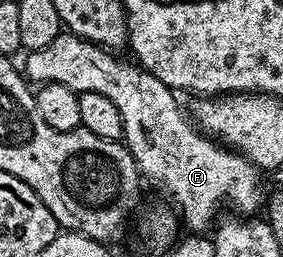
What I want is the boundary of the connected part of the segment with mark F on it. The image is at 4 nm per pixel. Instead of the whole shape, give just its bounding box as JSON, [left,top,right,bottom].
[25,33,265,232]

